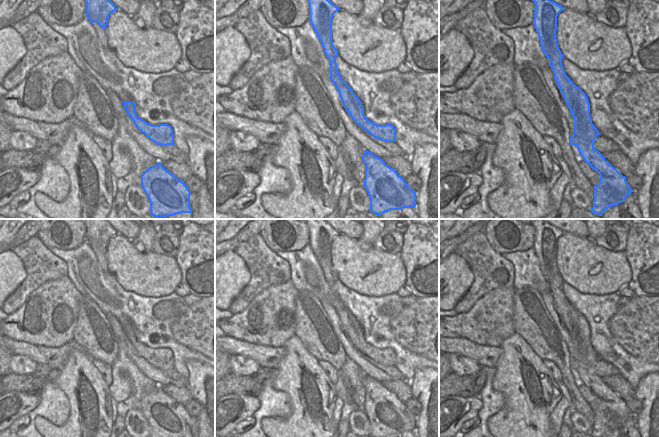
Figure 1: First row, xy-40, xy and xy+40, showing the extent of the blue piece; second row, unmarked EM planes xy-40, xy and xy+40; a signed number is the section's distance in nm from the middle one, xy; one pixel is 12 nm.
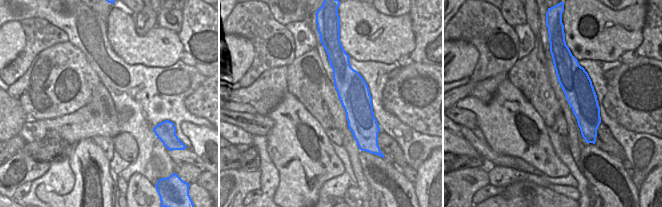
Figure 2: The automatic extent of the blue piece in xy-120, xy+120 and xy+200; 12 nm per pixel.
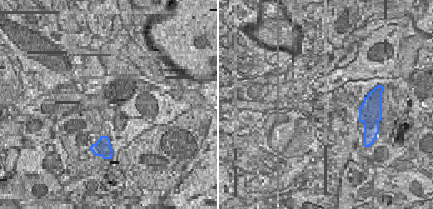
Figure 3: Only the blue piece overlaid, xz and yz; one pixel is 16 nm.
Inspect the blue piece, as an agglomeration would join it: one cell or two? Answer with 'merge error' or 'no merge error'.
merge error

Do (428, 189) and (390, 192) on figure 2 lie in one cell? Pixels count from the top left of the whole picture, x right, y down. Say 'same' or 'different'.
different

